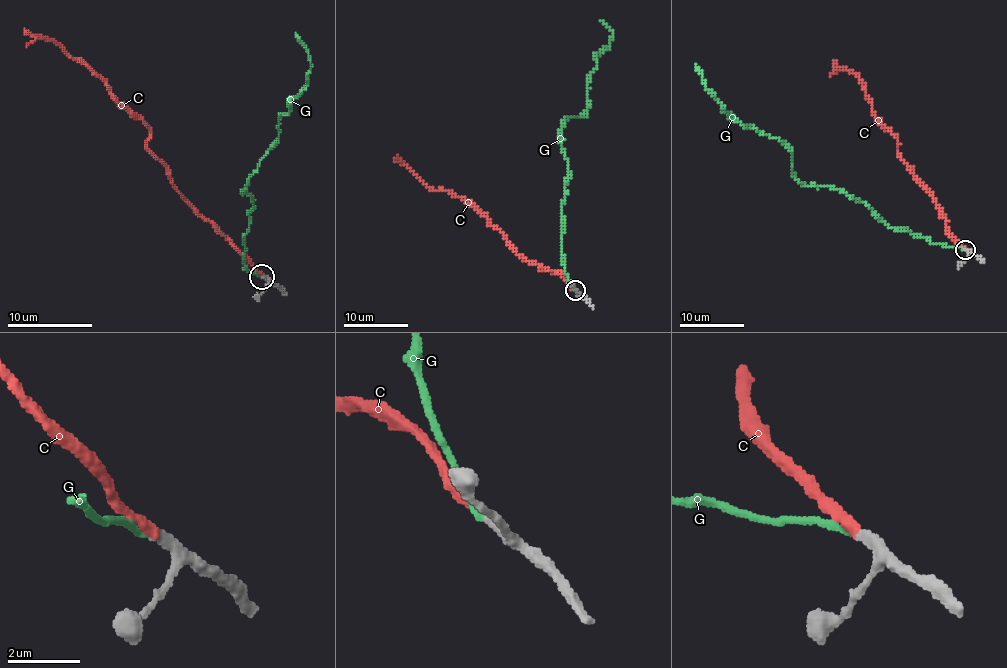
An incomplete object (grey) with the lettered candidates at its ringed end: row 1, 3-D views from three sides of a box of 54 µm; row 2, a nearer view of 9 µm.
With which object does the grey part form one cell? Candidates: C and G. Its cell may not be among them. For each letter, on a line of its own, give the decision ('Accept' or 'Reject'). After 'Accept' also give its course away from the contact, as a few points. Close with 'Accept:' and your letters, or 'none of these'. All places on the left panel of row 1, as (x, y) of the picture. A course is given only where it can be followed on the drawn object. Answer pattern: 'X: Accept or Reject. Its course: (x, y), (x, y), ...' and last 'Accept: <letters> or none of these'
C: Accept. Its course: (263, 276), (168, 178), (168, 168), (149, 149), (149, 130), (88, 68), (43, 39), (35, 39), (26, 47)
G: Reject
Accept: C

